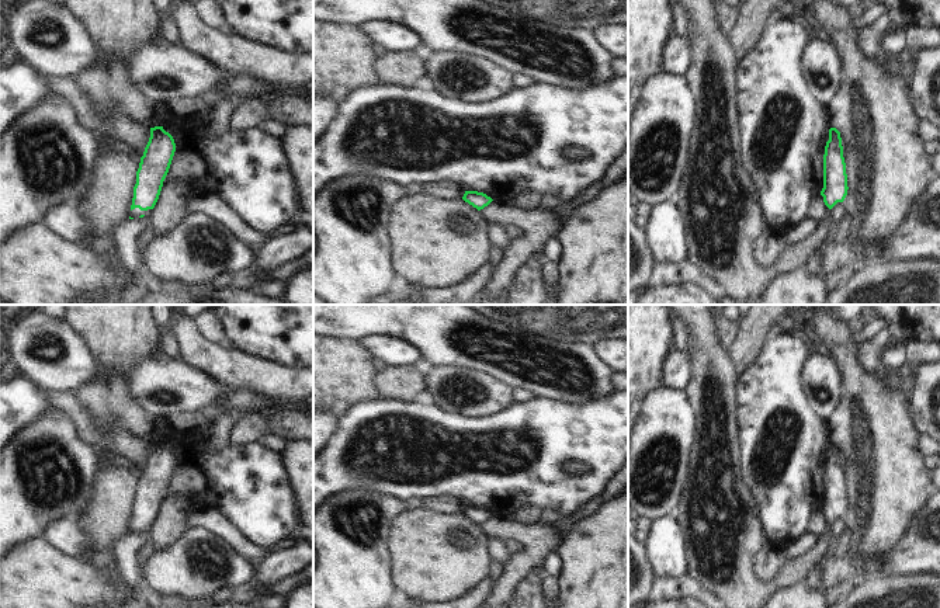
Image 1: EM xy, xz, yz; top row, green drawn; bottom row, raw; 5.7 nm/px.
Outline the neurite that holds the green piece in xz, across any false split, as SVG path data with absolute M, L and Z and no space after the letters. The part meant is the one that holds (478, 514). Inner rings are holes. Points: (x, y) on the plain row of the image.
M465 505L462 514L476 522L478 525L488 521L493 514L483 507L478 505Z

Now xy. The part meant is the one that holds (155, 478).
M163 441L150 442L150 452L136 486L129 534L143 532L152 528L174 466L176 458L173 451Z

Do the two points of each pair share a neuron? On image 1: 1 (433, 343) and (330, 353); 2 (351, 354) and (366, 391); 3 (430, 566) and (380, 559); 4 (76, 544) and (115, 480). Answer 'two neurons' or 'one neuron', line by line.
1: two neurons
2: one neuron
3: two neurons
4: two neurons

